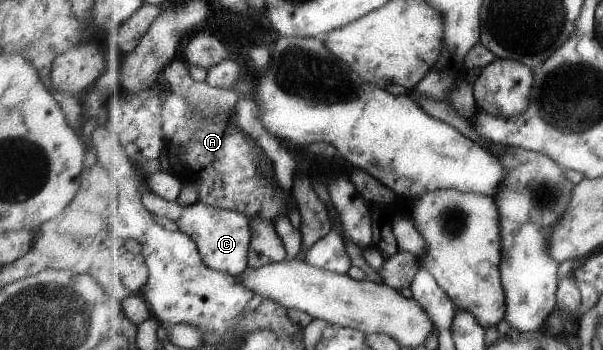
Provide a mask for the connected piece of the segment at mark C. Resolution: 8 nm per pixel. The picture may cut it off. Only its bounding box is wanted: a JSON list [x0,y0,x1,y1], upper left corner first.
[143,194,253,278]

